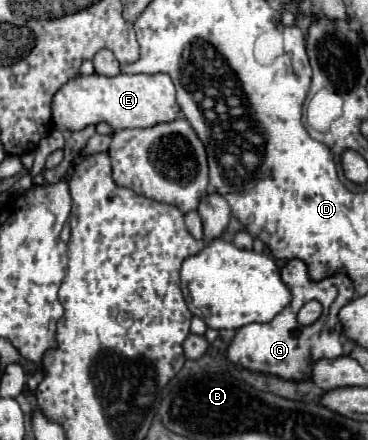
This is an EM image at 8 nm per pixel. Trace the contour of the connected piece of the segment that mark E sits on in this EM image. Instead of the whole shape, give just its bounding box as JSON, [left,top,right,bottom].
[52,74,180,130]

